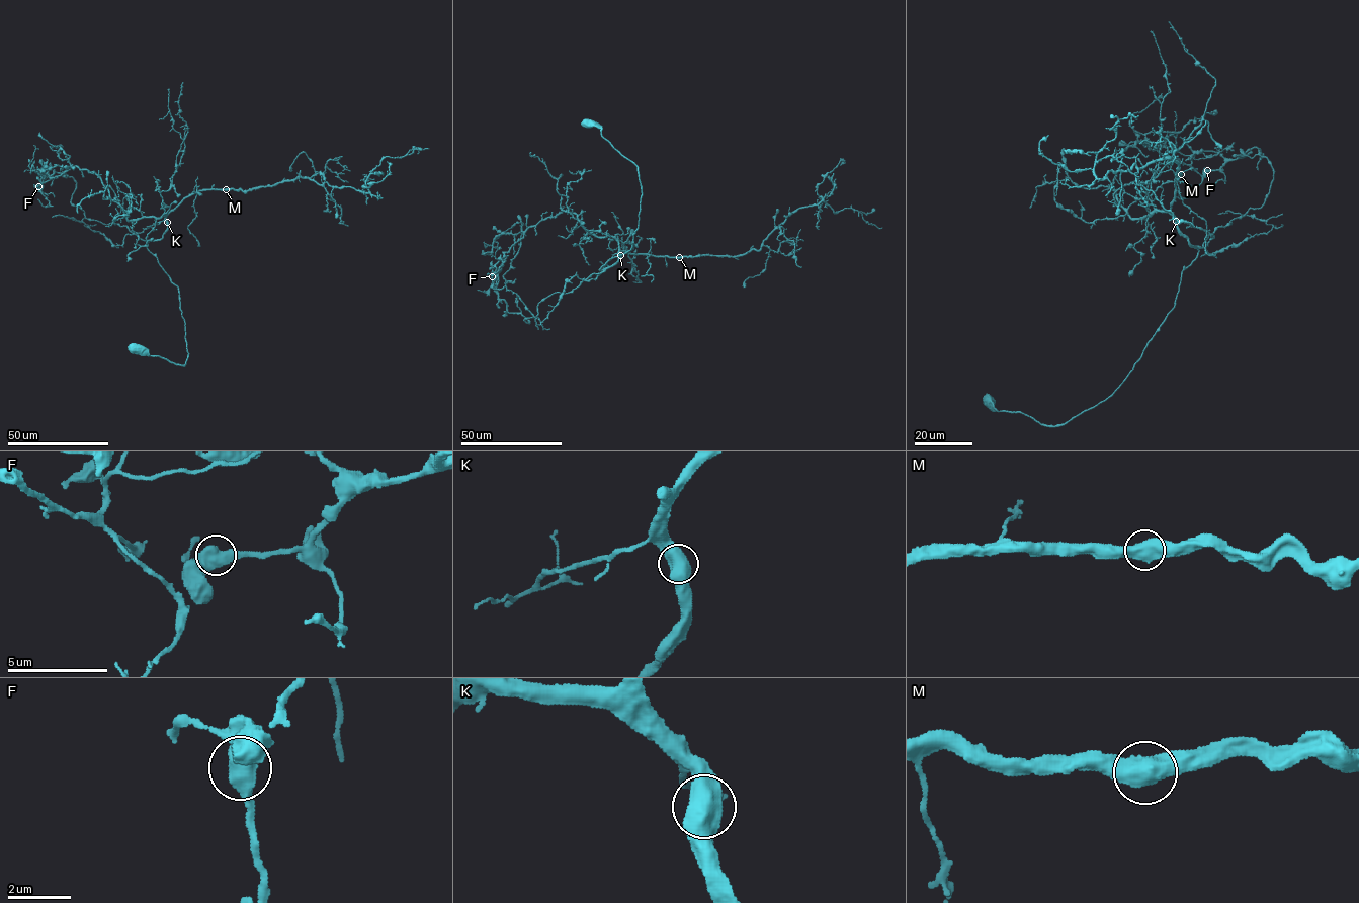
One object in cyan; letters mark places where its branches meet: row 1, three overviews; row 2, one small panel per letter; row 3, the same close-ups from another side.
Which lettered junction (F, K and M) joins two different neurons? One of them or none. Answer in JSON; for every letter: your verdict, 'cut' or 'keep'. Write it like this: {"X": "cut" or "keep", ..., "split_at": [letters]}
{"F": "keep", "K": "keep", "M": "keep", "split_at": []}

